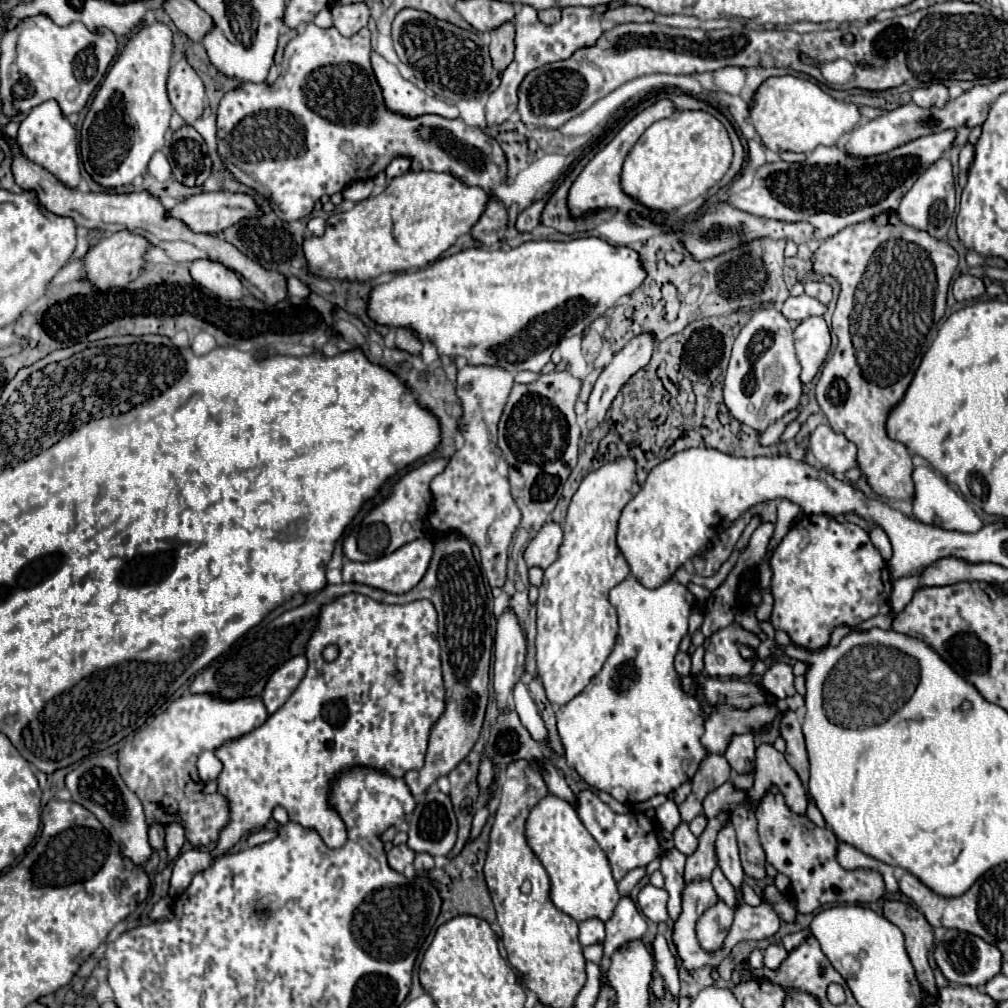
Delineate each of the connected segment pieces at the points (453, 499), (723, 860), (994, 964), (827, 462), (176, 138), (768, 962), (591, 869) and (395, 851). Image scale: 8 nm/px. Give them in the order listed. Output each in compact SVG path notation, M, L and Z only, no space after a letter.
M467 364L457 372L457 382L457 396L463 404L459 424L463 446L451 456L445 472L431 480L433 512L429 514L429 522L437 534L459 532L475 542L489 586L501 588L505 584L509 542L521 522L521 512L509 492L507 462L497 446L497 422L511 392L513 374L503 368Z
M727 820L721 826L721 830L717 832L717 860L719 860L719 866L721 866L723 874L727 876L727 880L739 892L745 874L743 874L743 868L741 868L741 862L739 862L739 850L737 850L735 830L733 830L731 820Z
M947 930L945 932L945 936L937 944L933 956L935 956L935 962L937 962L939 970L943 972L943 976L949 982L965 984L965 986L971 986L971 988L987 984L993 976L997 976L1001 972L1001 952L999 952L997 946L987 944L979 936L957 932L957 930Z
M827 424L815 428L809 438L809 450L813 458L831 474L843 476L847 470L857 468L857 448L845 436L833 432Z
M183 124L173 132L169 162L173 176L185 186L201 186L211 174L211 158L207 154L207 146L201 134L189 124Z
M769 944L769 946L763 950L763 954L765 954L763 964L765 964L767 968L777 968L777 966L787 958L787 950L785 950L781 944Z
M553 794L543 798L529 814L527 840L551 878L551 900L561 912L569 914L577 922L589 918L607 922L613 916L619 892L609 860L569 802Z
M407 844L393 846L391 852L387 854L389 866L391 866L395 872L399 872L399 874L403 874L403 870L405 870L409 864L413 864L413 858L415 858L415 852L413 852Z

